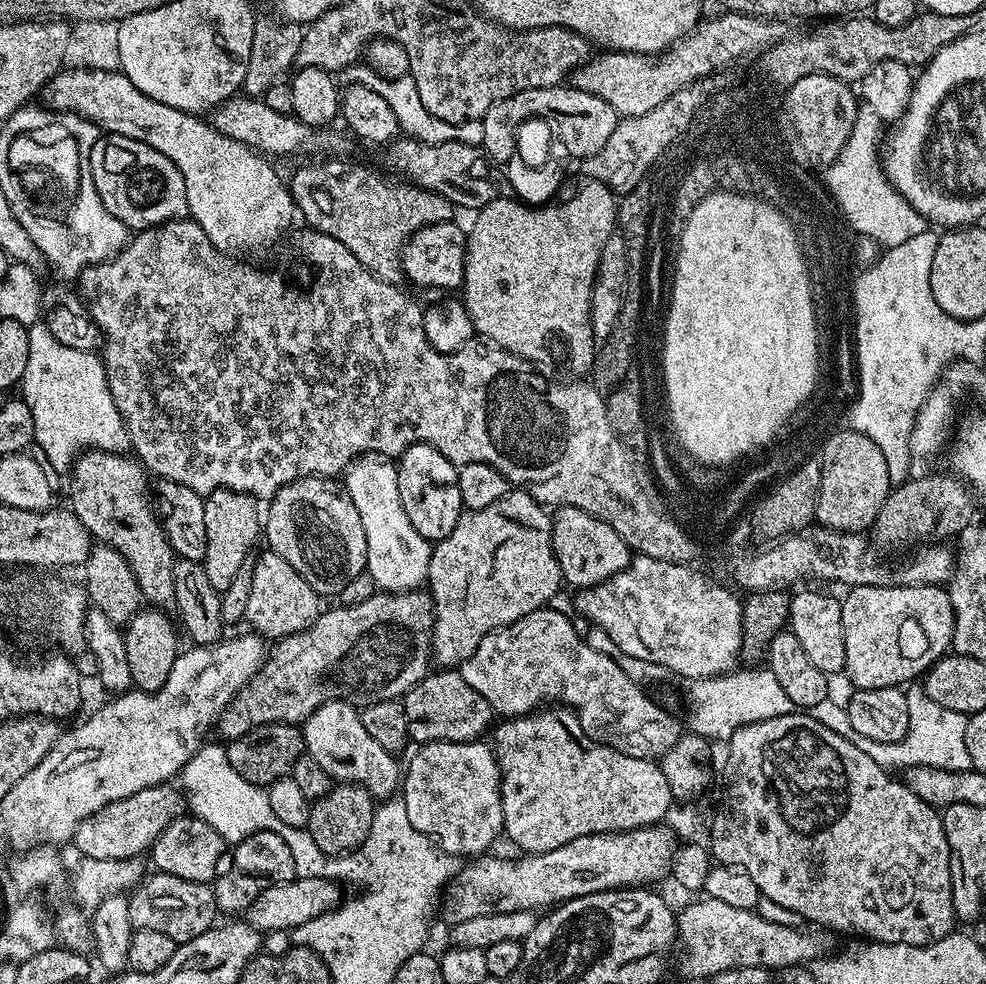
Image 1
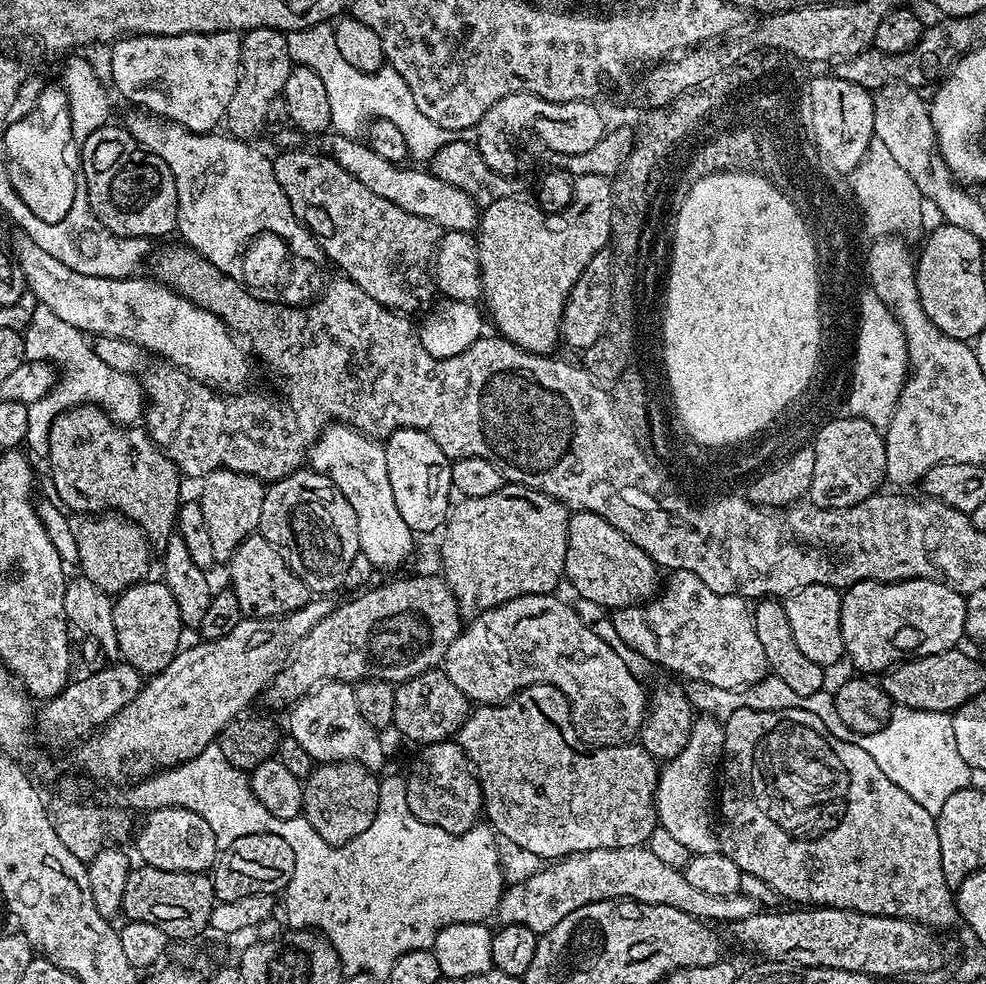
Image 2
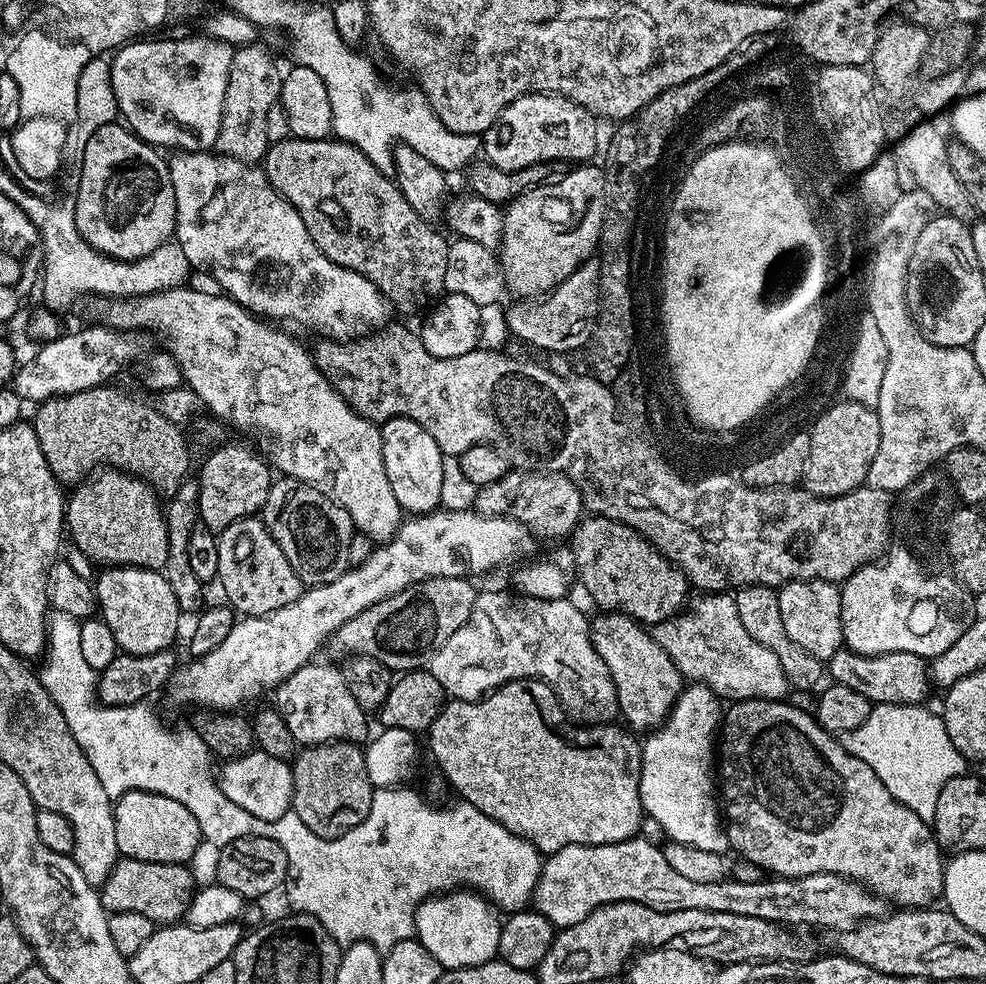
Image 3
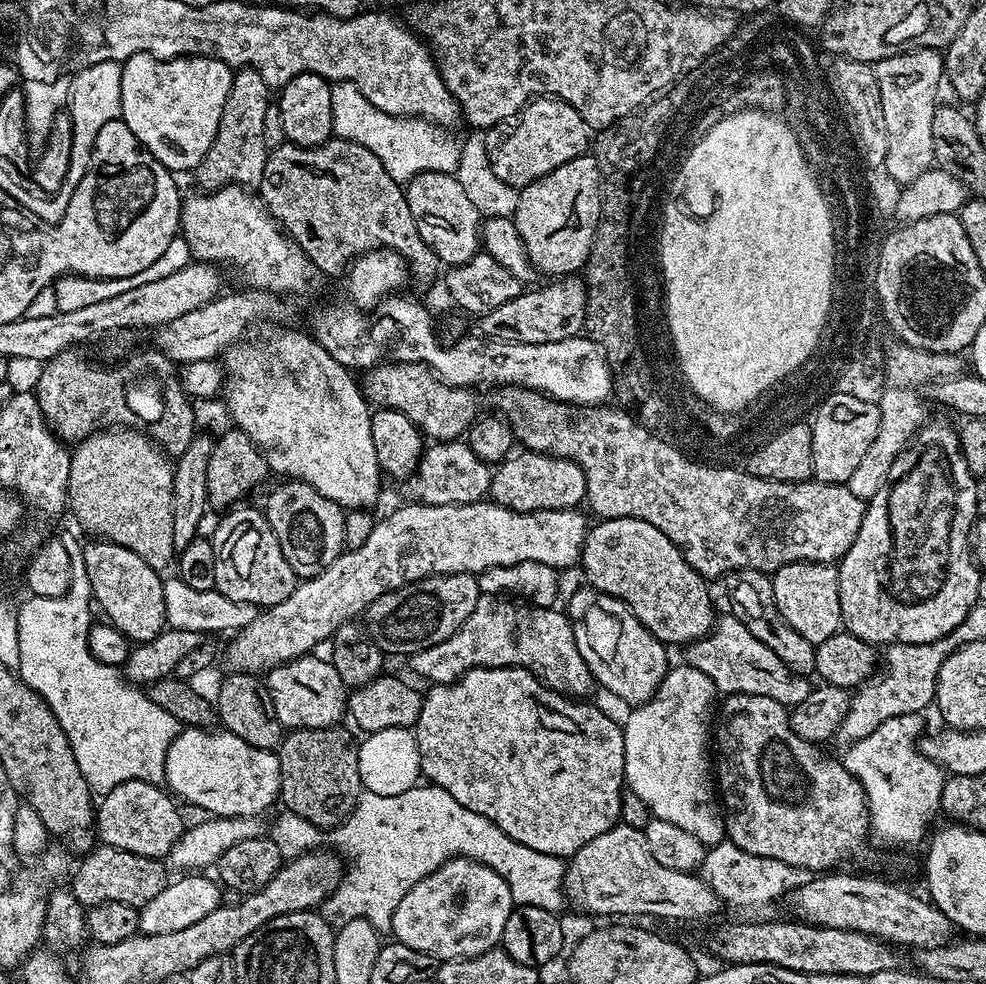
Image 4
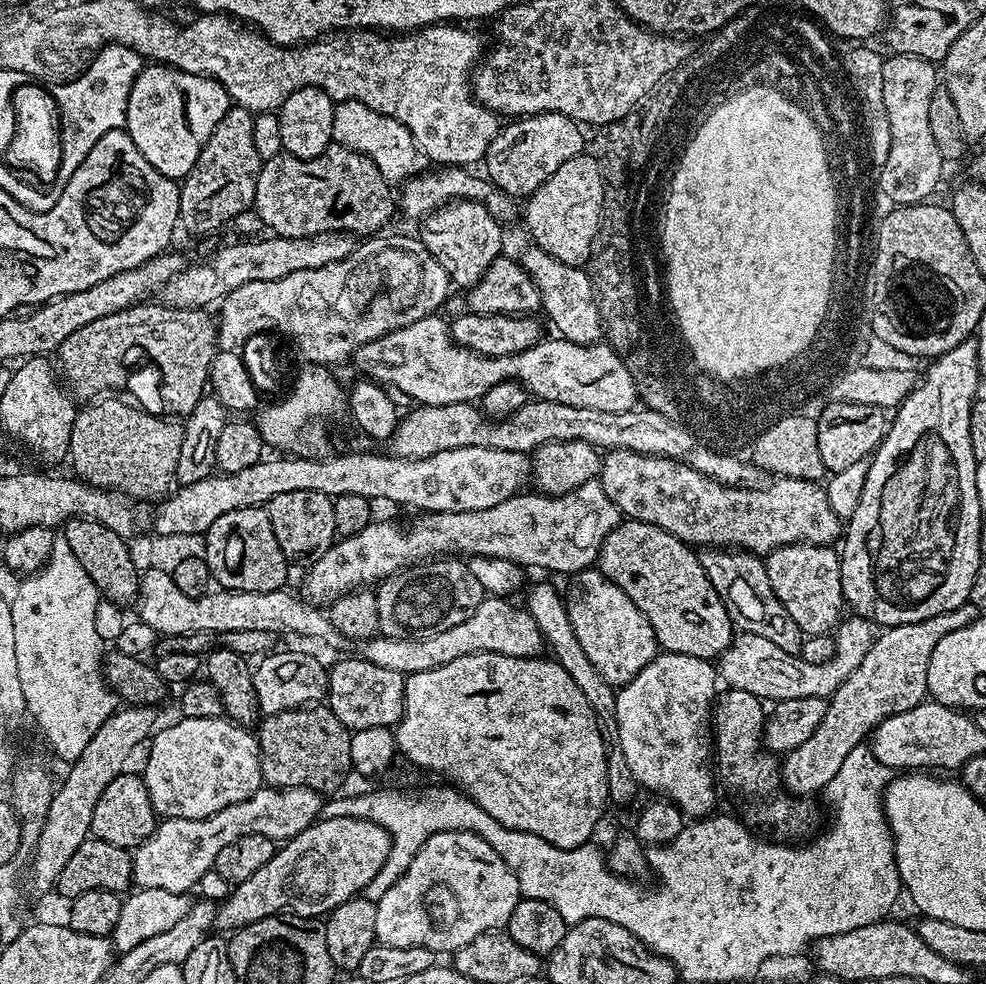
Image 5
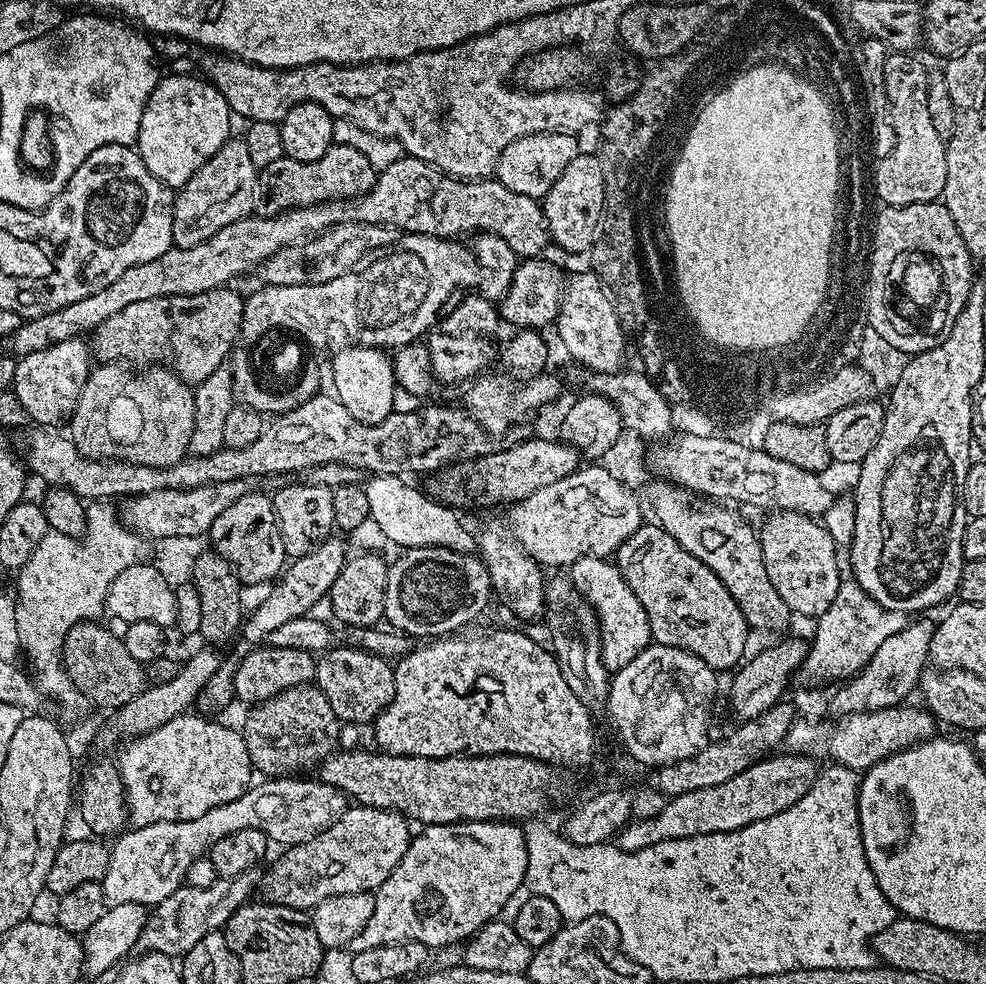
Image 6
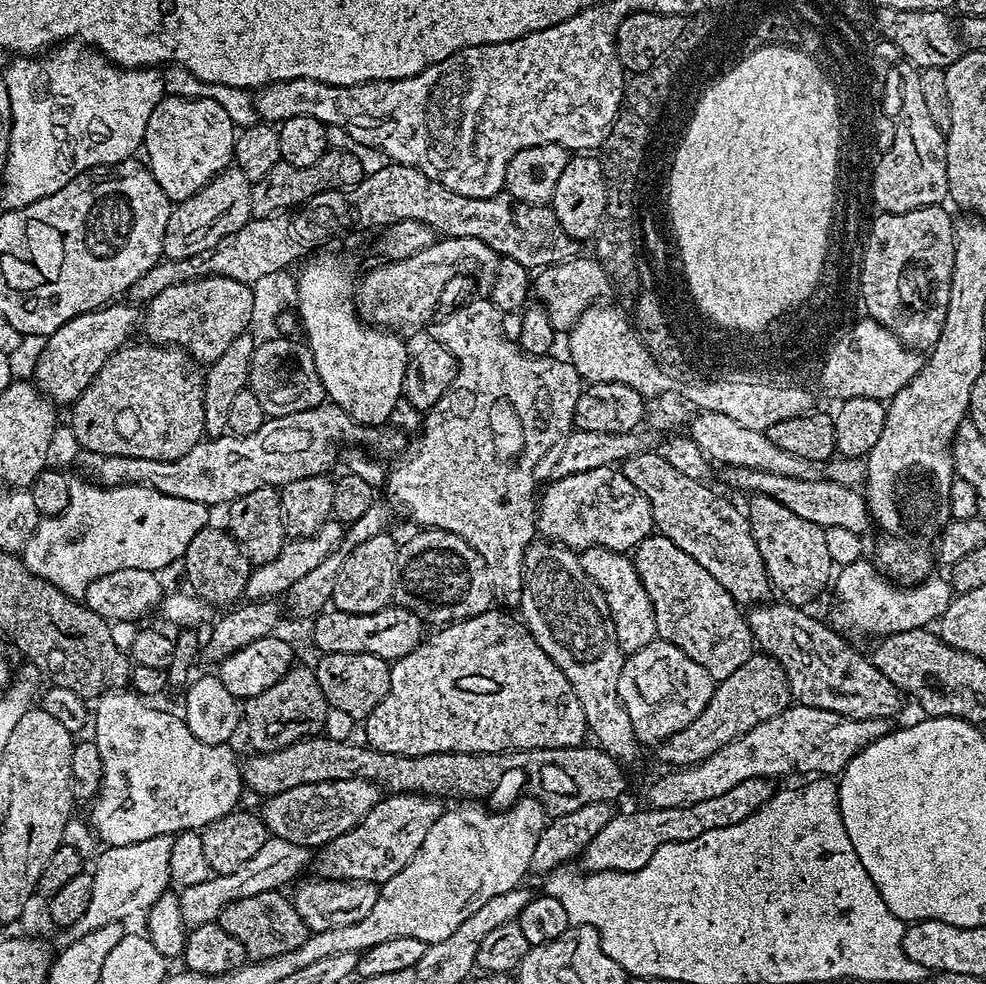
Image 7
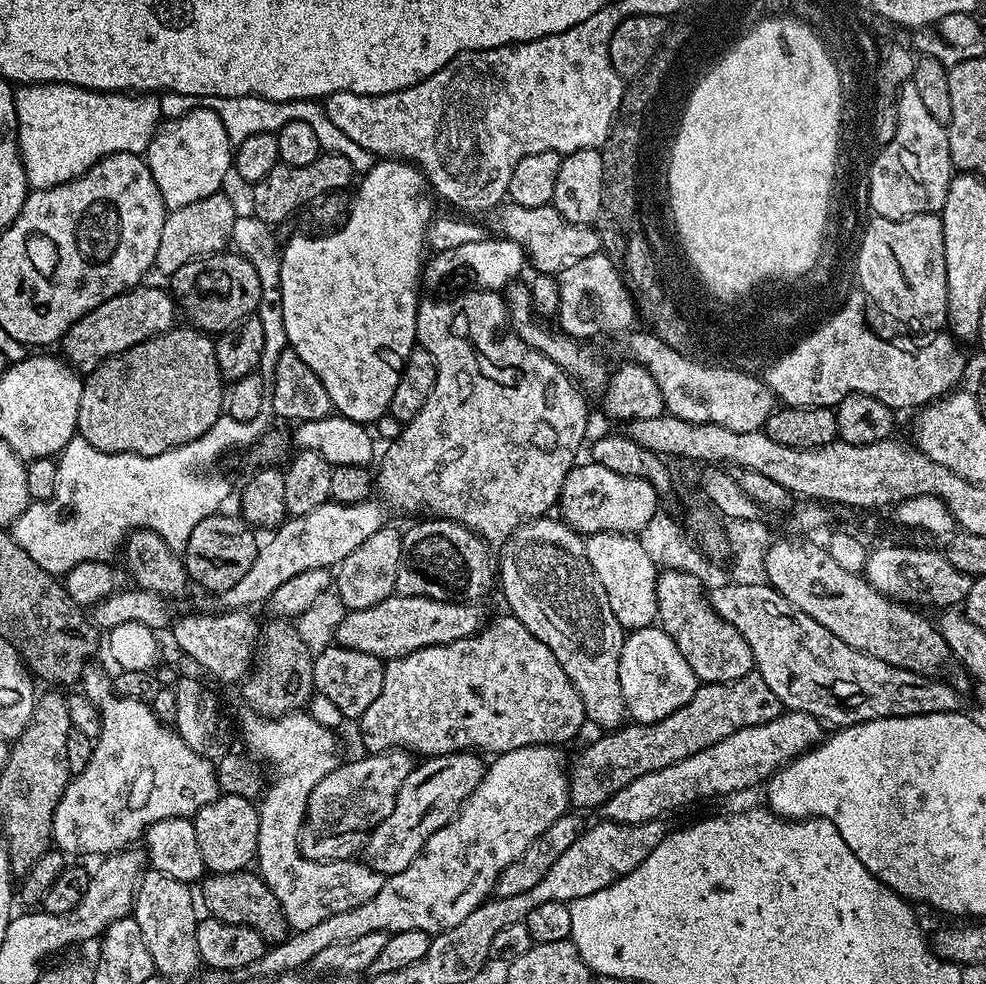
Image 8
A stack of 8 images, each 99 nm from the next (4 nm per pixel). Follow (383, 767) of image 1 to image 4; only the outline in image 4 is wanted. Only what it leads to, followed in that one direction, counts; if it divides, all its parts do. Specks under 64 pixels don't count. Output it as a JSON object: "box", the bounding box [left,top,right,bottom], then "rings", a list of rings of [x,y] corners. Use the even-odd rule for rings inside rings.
{"box":[266,654,348,730],"rings":[[[316,654],[300,656],[288,664],[269,668],[266,683],[270,690],[270,702],[274,702],[274,714],[286,730],[293,728],[335,728],[345,719],[348,710],[348,692],[331,659],[319,660]]]}

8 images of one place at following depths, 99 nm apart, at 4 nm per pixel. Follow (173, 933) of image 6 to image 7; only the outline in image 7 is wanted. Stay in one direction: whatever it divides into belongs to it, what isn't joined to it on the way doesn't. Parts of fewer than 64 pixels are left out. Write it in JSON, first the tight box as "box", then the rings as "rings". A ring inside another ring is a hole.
{"box":[180,835,314,929],"rings":[[[269,835],[266,842],[243,866],[237,866],[230,874],[221,876],[212,874],[208,880],[199,882],[198,885],[189,888],[180,888],[180,909],[185,925],[189,929],[197,928],[203,924],[214,924],[219,921],[222,910],[230,906],[230,902],[236,902],[238,898],[250,898],[253,894],[266,894],[283,889],[283,884],[291,885],[297,879],[296,875],[314,860],[313,853],[309,849],[294,842],[286,842],[282,838]]]}

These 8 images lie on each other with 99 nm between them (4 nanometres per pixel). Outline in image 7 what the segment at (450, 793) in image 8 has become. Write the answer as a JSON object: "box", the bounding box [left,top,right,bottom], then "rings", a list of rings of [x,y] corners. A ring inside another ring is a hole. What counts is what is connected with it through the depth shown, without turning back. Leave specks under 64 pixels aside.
{"box":[319,792,442,886],"rings":[[[420,792],[385,795],[368,811],[366,818],[358,822],[358,826],[354,826],[346,834],[334,838],[329,844],[319,849],[319,875],[325,880],[361,880],[377,886],[386,883],[390,878],[394,878],[394,874],[398,874],[398,870],[402,870],[402,866],[410,862],[410,858],[414,858],[414,854],[418,854],[418,846],[422,846],[422,841],[426,839],[430,826],[438,822],[442,811],[440,804],[441,801],[437,797],[424,796]]]}

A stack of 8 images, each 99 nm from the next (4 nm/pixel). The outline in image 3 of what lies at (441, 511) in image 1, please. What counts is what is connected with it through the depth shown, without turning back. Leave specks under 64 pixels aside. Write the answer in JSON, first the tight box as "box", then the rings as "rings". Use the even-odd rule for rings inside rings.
{"box":[379,416,446,514],"rings":[[[405,416],[390,418],[379,425],[382,438],[382,462],[386,466],[386,478],[390,478],[390,490],[398,498],[401,509],[408,514],[435,512],[441,507],[440,495],[444,492],[444,463],[446,457],[438,442],[426,434],[418,422]]]}

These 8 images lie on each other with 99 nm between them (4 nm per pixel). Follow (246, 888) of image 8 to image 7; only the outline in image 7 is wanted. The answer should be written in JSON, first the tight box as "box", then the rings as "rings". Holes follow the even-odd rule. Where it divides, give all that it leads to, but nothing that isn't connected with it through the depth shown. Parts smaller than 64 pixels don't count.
{"box":[218,890,310,960],"rings":[[[280,890],[253,894],[250,898],[238,898],[236,902],[230,902],[230,906],[222,910],[218,921],[222,930],[226,930],[226,934],[234,934],[234,938],[244,944],[248,960],[269,960],[286,954],[286,950],[302,946],[302,942],[310,935],[295,903],[289,897],[287,900],[284,894]]]}

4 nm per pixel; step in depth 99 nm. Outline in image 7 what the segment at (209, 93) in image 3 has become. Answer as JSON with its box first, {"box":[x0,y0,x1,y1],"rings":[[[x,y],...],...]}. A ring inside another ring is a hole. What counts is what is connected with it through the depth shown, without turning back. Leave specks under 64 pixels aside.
{"box":[142,95,237,200],"rings":[[[165,95],[154,106],[154,114],[150,114],[150,122],[146,124],[142,147],[143,155],[148,155],[146,167],[169,200],[185,200],[233,163],[237,131],[230,114],[218,102]]]}

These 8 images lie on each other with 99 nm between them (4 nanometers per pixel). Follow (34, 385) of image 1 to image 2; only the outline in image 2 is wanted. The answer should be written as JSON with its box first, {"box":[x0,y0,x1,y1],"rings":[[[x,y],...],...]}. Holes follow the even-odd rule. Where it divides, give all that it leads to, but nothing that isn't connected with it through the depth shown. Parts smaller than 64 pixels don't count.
{"box":[22,305,146,454],"rings":[[[36,305],[22,335],[25,361],[42,360],[58,369],[58,379],[52,385],[52,389],[28,405],[30,430],[26,441],[27,447],[32,447],[40,454],[47,453],[48,435],[53,420],[67,408],[77,408],[80,404],[96,405],[117,424],[136,426],[141,423],[146,412],[146,397],[141,381],[131,372],[113,370],[111,366],[106,366],[106,362],[98,358],[89,337],[70,326],[70,322],[58,318],[58,314],[50,310],[50,306]]]}

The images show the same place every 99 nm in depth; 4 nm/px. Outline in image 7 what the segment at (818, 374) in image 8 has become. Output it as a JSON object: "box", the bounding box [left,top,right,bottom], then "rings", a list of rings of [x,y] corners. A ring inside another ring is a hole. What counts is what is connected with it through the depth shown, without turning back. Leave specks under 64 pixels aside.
{"box":[820,319,922,402],"rings":[[[863,319],[845,336],[837,335],[831,341],[824,369],[820,372],[820,384],[830,395],[837,396],[840,402],[859,396],[887,402],[918,375],[922,356],[919,351],[909,350],[889,328],[882,327],[878,321]]]}

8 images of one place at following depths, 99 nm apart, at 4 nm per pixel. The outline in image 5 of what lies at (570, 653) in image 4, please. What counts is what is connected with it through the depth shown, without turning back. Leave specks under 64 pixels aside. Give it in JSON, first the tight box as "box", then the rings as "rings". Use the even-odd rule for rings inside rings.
{"box":[359,595,546,677],"rings":[[[489,595],[480,603],[478,610],[474,610],[474,614],[466,618],[466,622],[458,622],[458,626],[450,626],[450,630],[442,634],[423,636],[421,640],[374,636],[359,645],[359,655],[374,666],[386,666],[386,670],[403,672],[405,677],[418,674],[422,670],[434,670],[438,666],[446,666],[446,662],[454,662],[454,658],[462,658],[466,654],[497,652],[514,658],[540,656],[546,648],[543,633],[538,630],[527,607],[515,608],[512,602],[508,598]]]}

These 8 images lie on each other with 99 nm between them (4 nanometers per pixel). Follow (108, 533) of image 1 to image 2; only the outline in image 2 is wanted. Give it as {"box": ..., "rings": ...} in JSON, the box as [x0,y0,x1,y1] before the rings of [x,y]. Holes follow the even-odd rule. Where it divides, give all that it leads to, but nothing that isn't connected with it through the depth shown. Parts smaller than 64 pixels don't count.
{"box":[46,404,182,550],"rings":[[[80,404],[77,408],[67,408],[53,420],[50,426],[46,459],[48,459],[48,472],[52,475],[52,488],[56,491],[55,499],[65,509],[71,510],[70,508],[73,508],[76,512],[84,512],[80,514],[119,514],[125,520],[130,520],[138,525],[144,531],[144,537],[147,538],[148,543],[156,550],[164,549],[166,542],[170,542],[170,538],[177,531],[177,516],[182,505],[182,497],[180,498],[182,474],[176,469],[171,458],[152,441],[152,437],[148,435],[143,427],[117,424],[115,420],[111,420],[101,408],[96,407],[94,404]]]}

